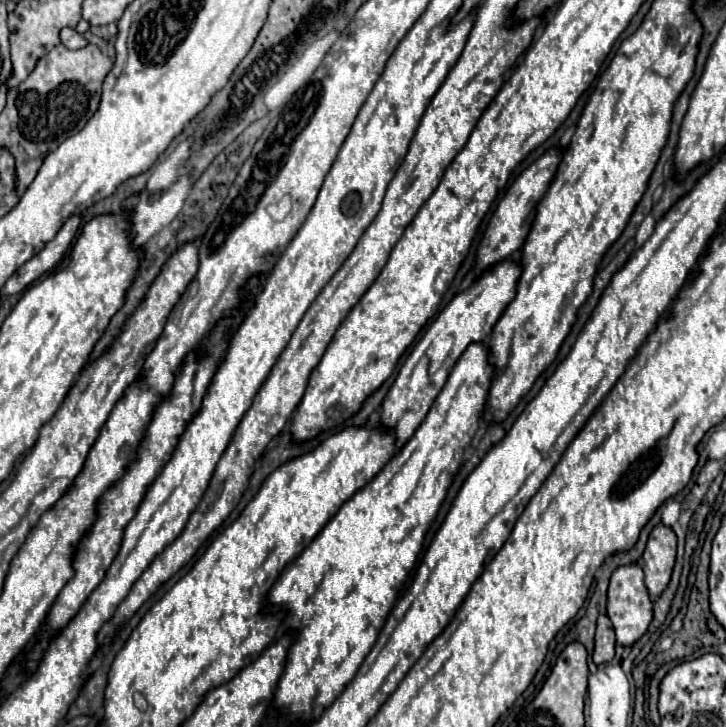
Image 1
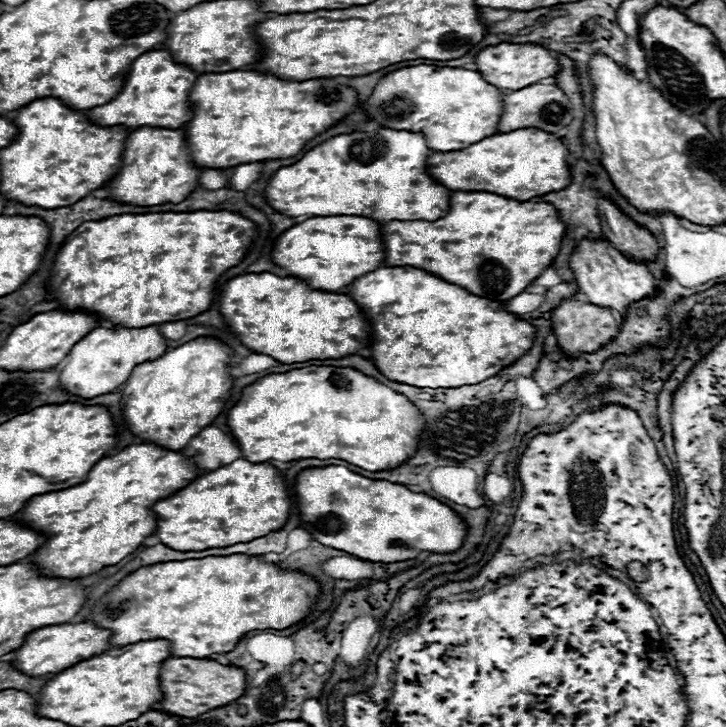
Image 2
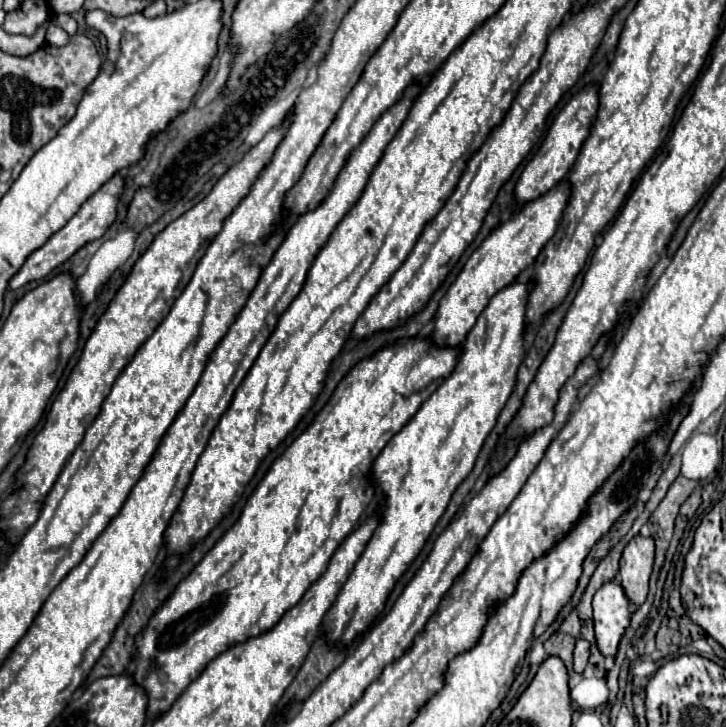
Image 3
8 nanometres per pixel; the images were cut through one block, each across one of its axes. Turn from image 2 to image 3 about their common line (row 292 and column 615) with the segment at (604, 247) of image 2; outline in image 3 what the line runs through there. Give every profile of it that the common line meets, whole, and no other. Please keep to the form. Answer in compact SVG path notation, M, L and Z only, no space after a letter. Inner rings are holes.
M608 582L594 594L592 610L594 610L594 636L598 650L604 656L614 656L620 638L630 622L632 604L628 602L618 582Z

